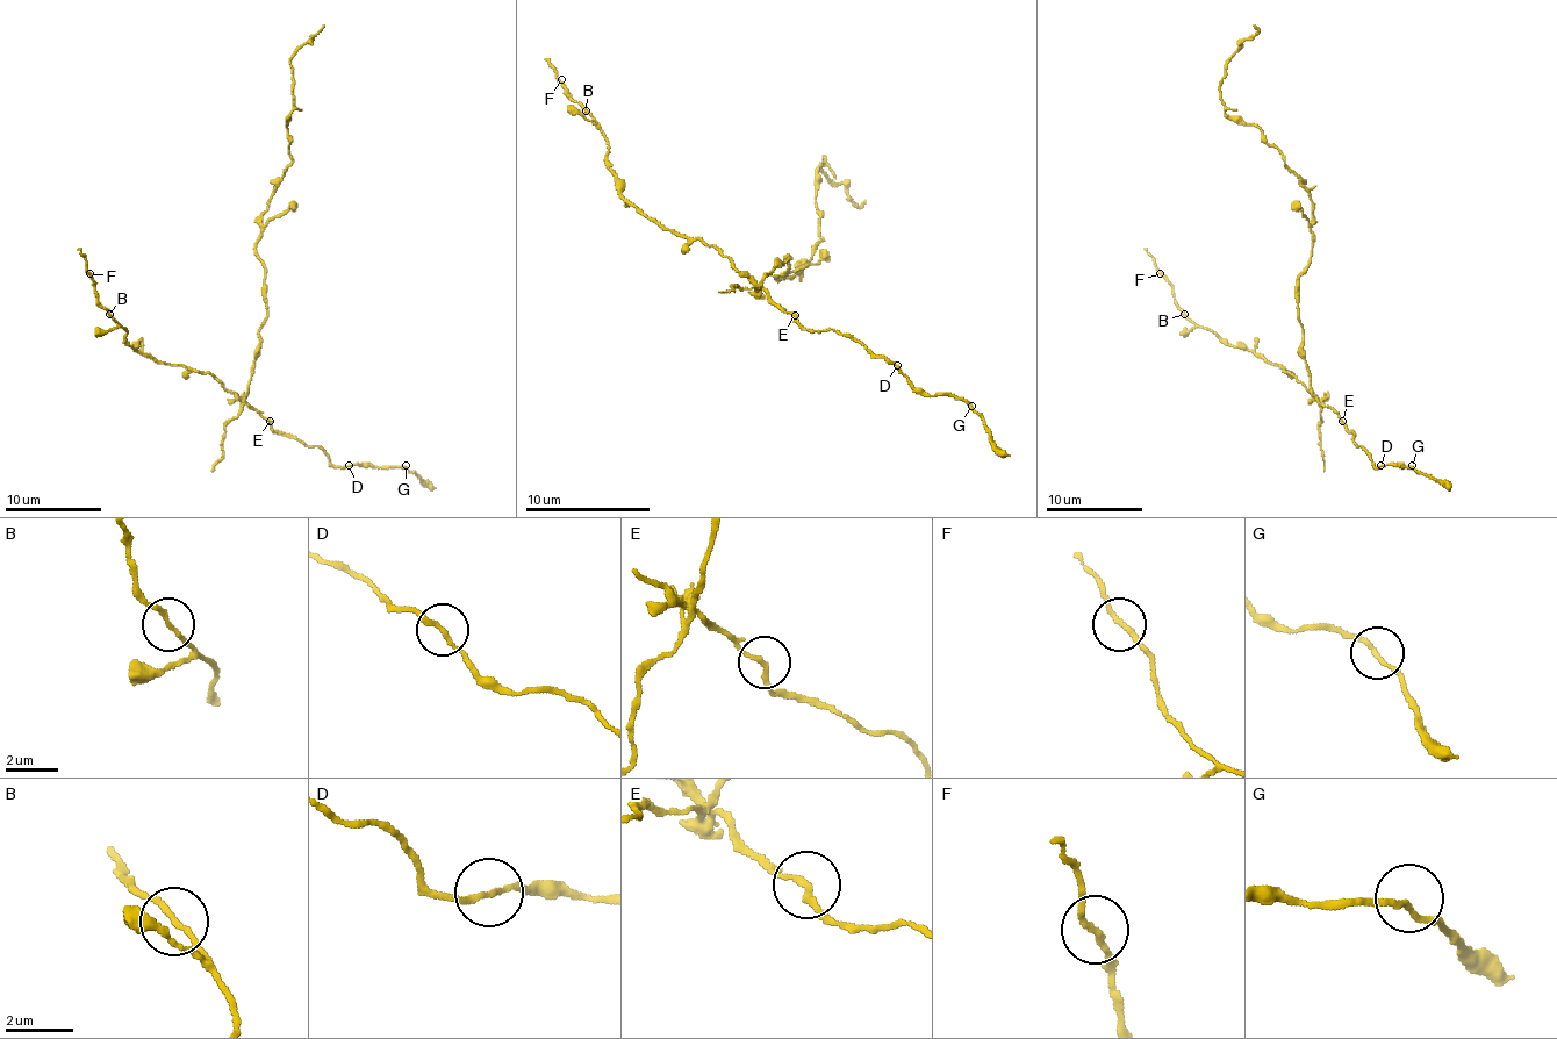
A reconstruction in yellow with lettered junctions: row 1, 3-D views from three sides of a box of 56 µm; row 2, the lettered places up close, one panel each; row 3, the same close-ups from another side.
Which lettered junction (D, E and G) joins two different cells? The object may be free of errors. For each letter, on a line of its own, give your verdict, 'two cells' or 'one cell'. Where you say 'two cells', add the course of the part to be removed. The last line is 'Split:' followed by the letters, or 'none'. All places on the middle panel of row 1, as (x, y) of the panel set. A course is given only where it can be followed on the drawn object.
D: one cell
E: two cells | (794, 316), (762, 279), (788, 257), (775, 276), (794, 276), (822, 241), (825, 157), (866, 201)
G: one cell
Split: E

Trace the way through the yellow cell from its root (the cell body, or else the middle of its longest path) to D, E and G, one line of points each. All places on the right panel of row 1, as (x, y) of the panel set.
D: (1301, 327), (1301, 356), (1306, 360), (1311, 391), (1344, 422), (1354, 435), (1354, 444), (1373, 465), (1380, 465)
E: (1301, 327), (1301, 356), (1306, 360), (1311, 391), (1342, 420)
G: (1301, 327), (1301, 356), (1306, 360), (1311, 391), (1344, 422), (1354, 435), (1354, 444), (1376, 467), (1412, 465)

